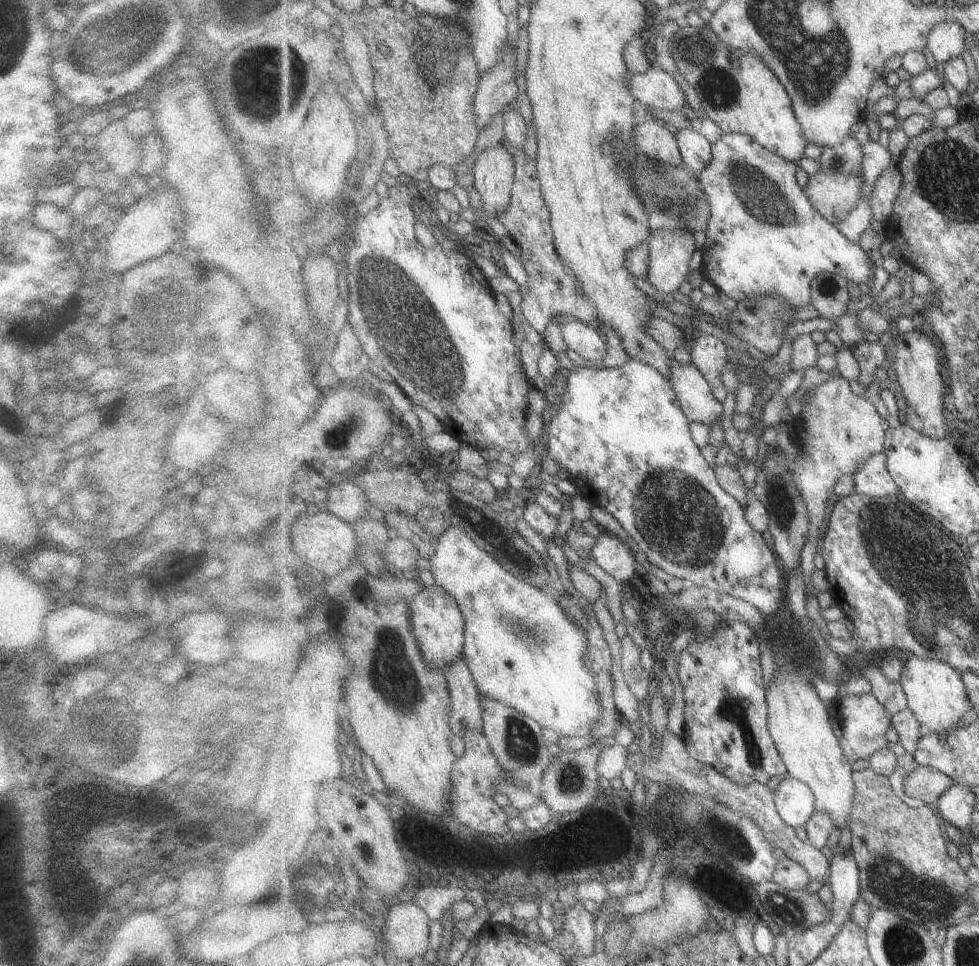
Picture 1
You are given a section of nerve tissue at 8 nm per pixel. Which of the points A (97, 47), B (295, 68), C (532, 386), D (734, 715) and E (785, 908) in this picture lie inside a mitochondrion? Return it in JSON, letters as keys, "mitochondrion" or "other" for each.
{"A":"mitochondrion","B":"mitochondrion","C":"other","D":"mitochondrion","E":"mitochondrion"}

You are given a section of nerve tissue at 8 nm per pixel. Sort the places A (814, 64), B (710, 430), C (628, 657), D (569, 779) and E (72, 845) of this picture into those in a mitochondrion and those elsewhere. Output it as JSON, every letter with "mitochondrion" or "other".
{"A":"mitochondrion","B":"other","C":"other","D":"mitochondrion","E":"mitochondrion"}

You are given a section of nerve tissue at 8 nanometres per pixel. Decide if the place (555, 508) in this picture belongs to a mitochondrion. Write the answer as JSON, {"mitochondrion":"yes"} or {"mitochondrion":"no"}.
{"mitochondrion":"no"}

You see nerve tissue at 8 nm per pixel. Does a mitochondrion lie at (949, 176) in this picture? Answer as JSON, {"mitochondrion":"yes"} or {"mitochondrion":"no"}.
{"mitochondrion":"yes"}

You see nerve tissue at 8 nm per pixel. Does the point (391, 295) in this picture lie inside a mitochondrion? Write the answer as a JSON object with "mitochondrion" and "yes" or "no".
{"mitochondrion":"yes"}

